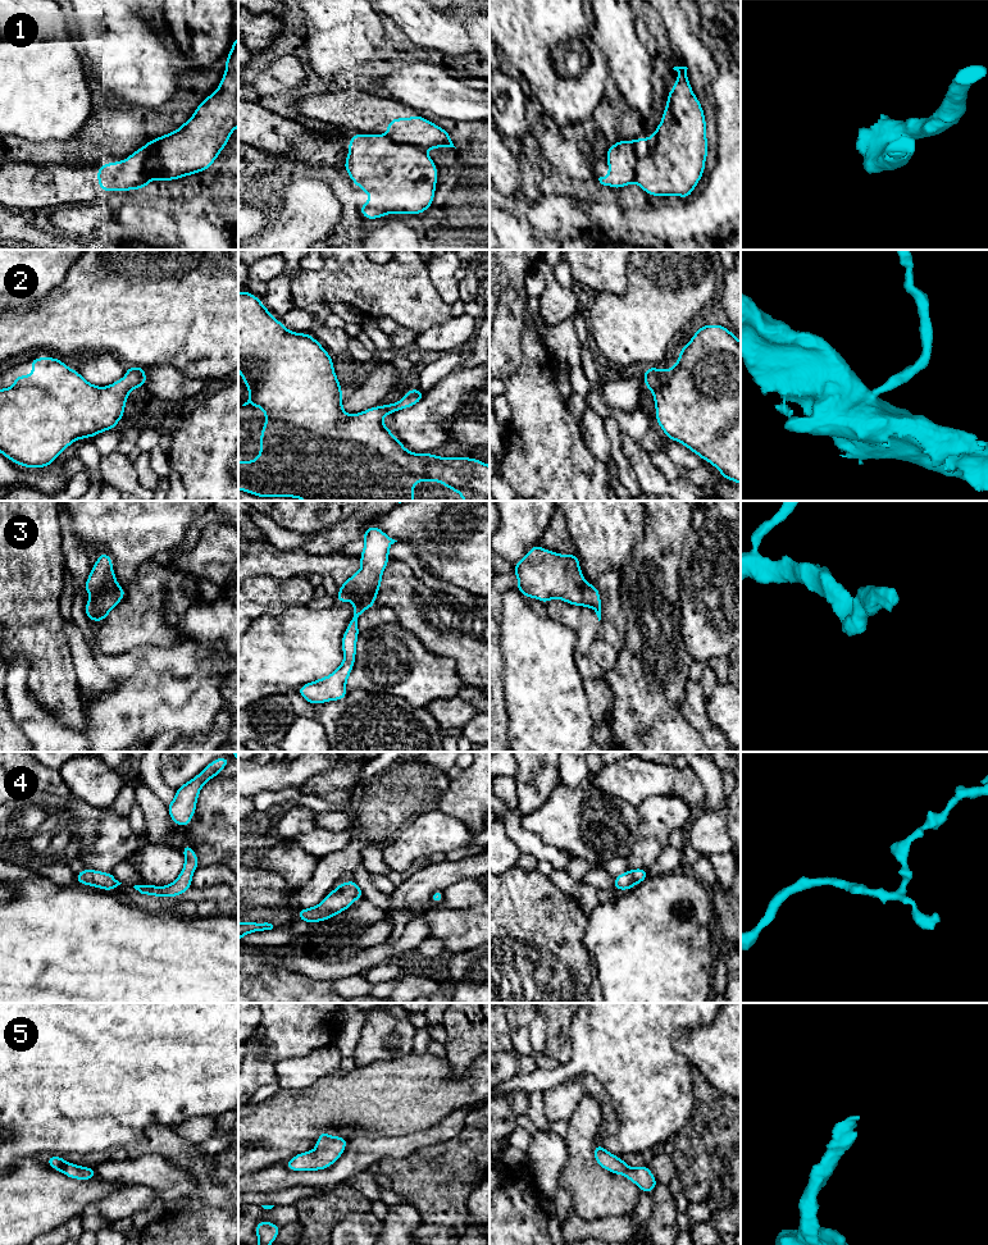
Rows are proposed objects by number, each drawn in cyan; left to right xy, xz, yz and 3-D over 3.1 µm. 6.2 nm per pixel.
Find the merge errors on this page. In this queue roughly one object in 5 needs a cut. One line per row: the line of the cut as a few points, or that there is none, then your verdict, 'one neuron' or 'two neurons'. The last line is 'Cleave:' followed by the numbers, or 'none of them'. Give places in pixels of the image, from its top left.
1: xy (156, 140), (156, 147), (148, 160), (158, 168), (151, 178) | two neurons
2: no cut | one neuron
3: no cut | one neuron
4: no cut | one neuron
5: no cut | one neuron
Cleave: 1

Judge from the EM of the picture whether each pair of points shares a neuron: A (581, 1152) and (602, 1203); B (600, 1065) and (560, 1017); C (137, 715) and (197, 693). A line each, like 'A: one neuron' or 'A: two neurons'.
A: one neuron
B: two neurons
C: one neuron

